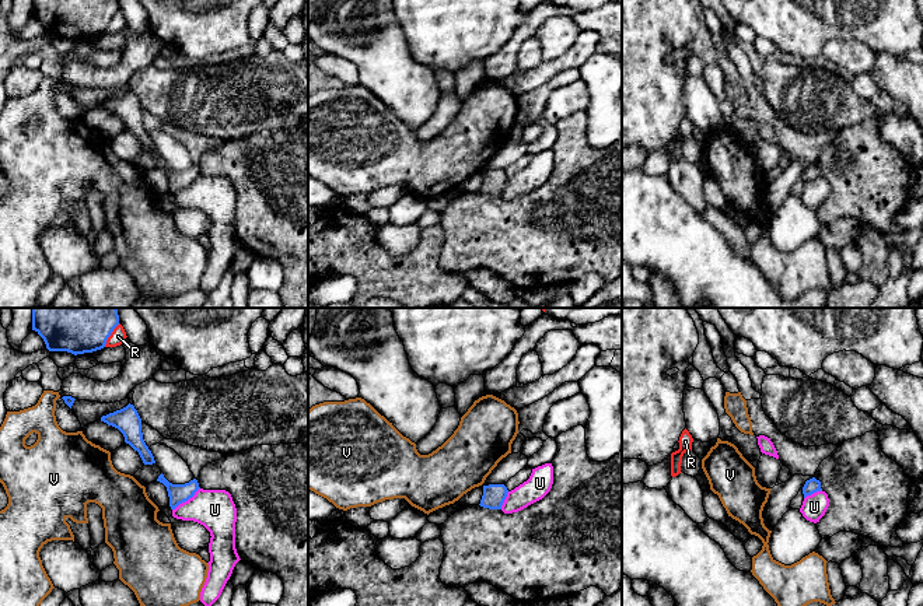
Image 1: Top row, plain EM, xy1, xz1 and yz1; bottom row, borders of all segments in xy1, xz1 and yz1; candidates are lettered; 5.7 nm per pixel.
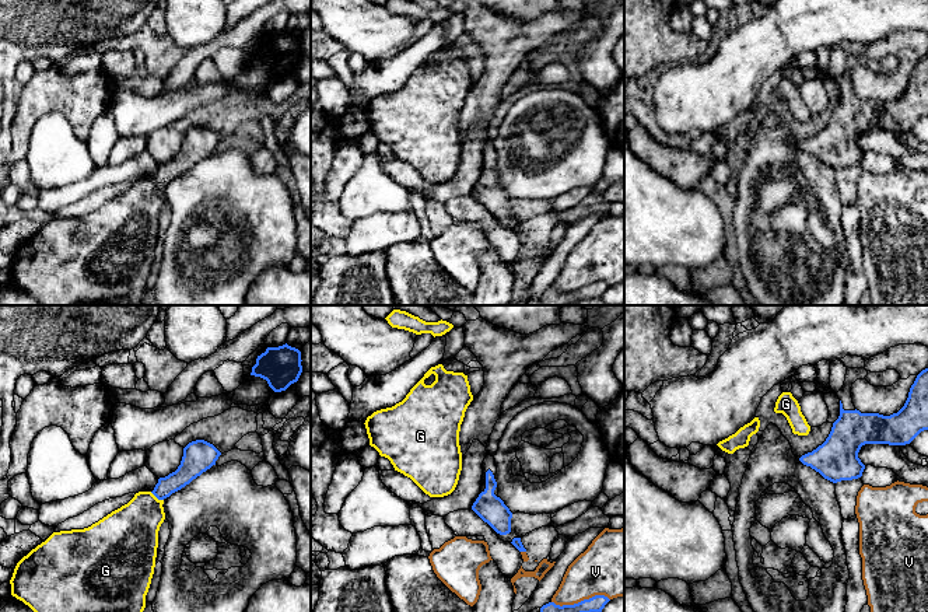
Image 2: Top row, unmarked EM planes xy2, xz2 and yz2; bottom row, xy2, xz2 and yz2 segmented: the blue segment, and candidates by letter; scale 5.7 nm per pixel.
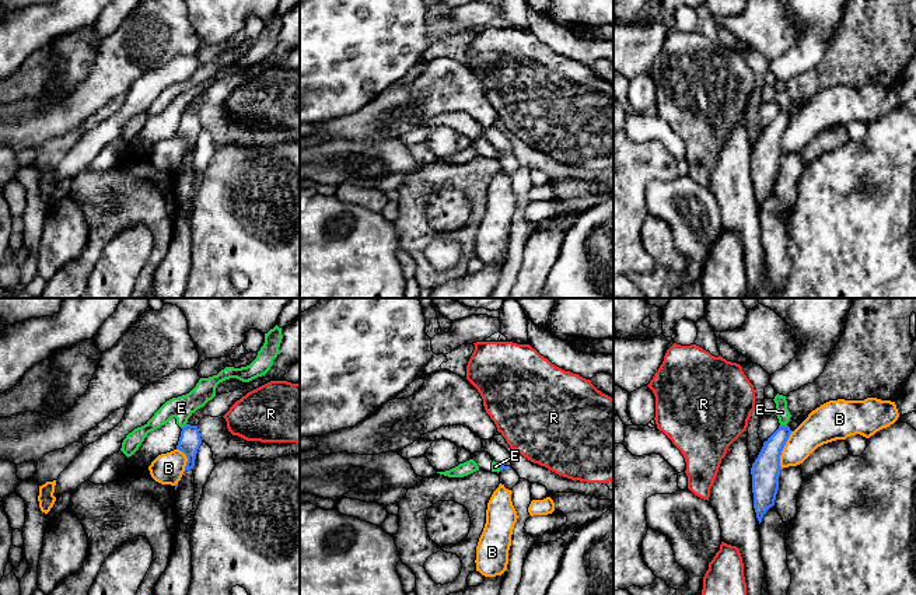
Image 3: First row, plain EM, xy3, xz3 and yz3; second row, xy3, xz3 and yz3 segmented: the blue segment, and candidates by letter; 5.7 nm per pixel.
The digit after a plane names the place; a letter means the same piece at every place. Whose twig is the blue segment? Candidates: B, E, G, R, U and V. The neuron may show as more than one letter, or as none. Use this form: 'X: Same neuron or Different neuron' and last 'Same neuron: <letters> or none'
B: Different neuron
E: Different neuron
G: Same neuron
R: Different neuron
U: Different neuron
V: Different neuron
Same neuron: G

